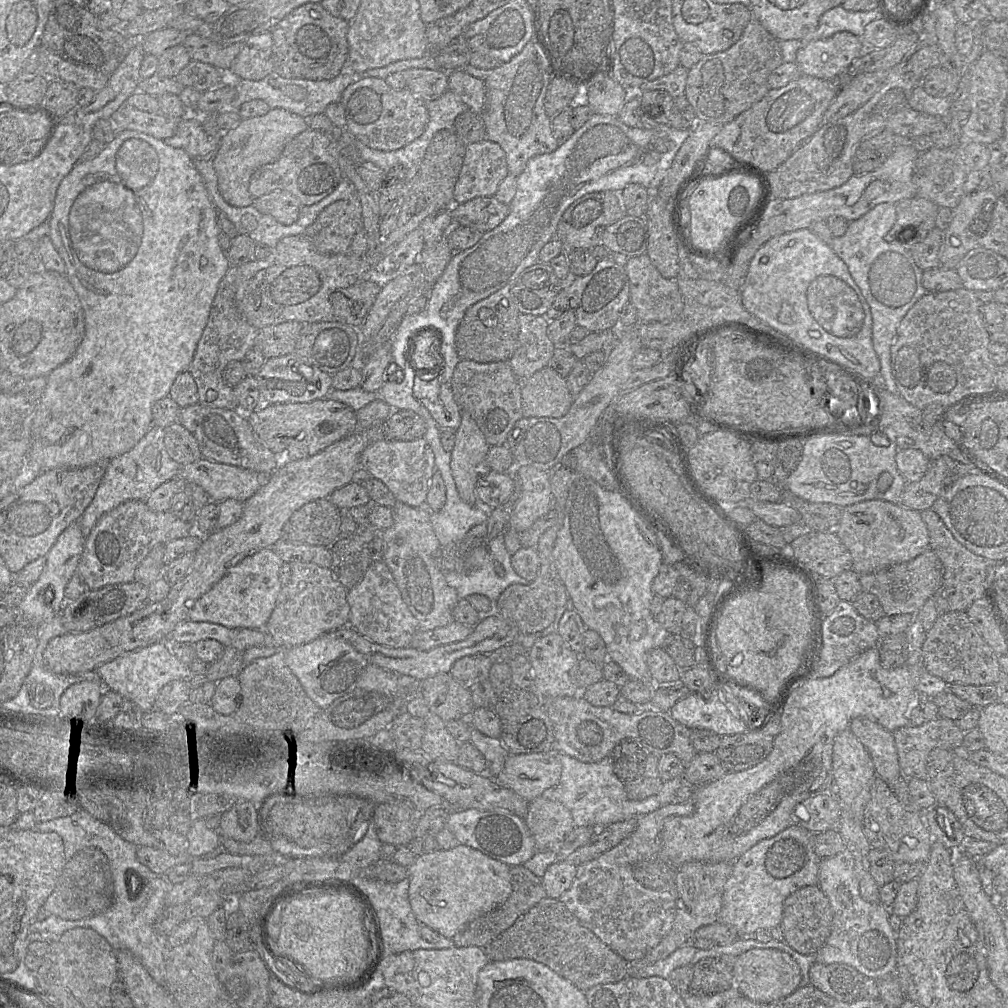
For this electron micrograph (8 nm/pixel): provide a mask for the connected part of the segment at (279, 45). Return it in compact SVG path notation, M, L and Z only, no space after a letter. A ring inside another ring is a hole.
M321 3L295 8L272 29L274 71L284 78L330 80L348 68L349 22L331 15Z

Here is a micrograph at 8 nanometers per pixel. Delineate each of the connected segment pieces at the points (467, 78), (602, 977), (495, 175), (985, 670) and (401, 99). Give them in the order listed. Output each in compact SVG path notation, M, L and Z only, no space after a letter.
M456 69L448 73L448 89L459 96L459 98L467 105L469 110L481 114L486 98L484 82L467 73L465 69Z
M548 897L483 949L490 961L532 959L545 964L583 992L598 984L619 982L629 975L629 963L624 958L582 926L559 899Z
M487 139L467 144L454 188L455 204L495 196L499 184L508 174L506 154L499 144Z
M953 611L938 617L929 630L921 648L921 665L925 671L947 684L996 685L1002 677L998 656L978 632L966 611Z
M361 77L349 85L341 98L347 120L346 131L371 149L391 151L420 137L428 124L426 102L408 88L392 89L382 78Z

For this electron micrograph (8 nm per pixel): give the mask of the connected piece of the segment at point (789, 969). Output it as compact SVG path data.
M750 949L736 957L722 955L719 959L731 968L734 983L742 996L757 1002L769 1003L792 994L802 978L796 961L777 949Z

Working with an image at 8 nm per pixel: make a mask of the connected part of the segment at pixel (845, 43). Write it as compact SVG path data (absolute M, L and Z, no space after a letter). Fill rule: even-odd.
M843 31L825 39L803 43L803 46L797 51L795 63L801 75L832 80L844 75L852 63L867 49L873 48L867 48L861 37Z

